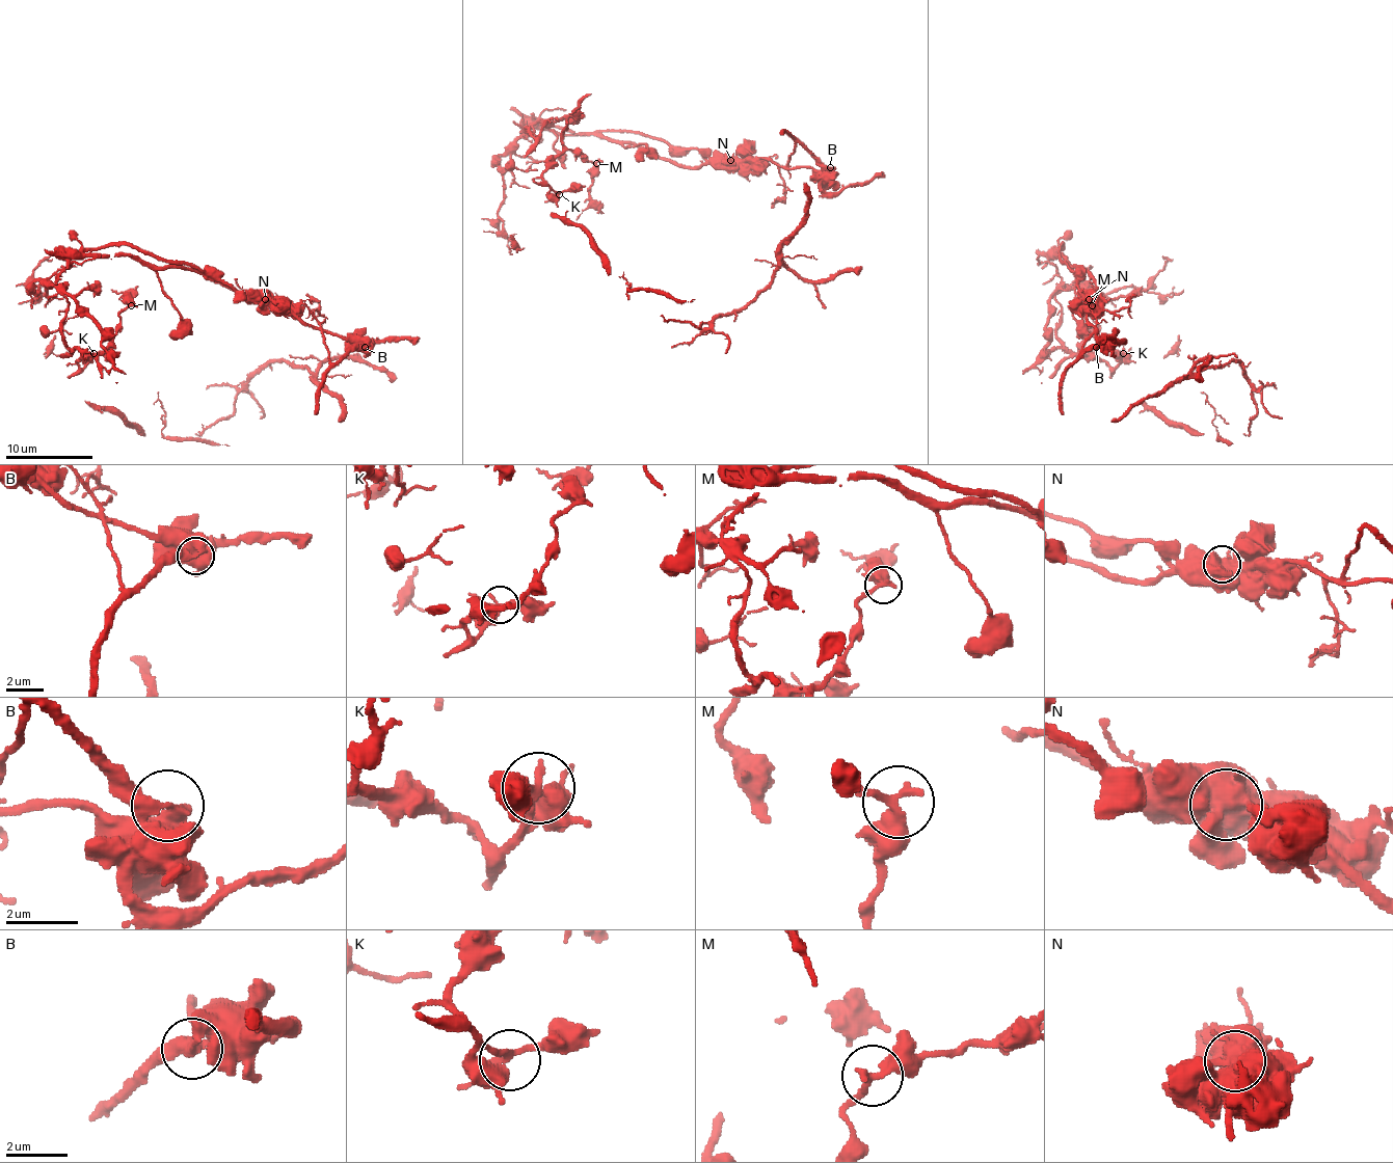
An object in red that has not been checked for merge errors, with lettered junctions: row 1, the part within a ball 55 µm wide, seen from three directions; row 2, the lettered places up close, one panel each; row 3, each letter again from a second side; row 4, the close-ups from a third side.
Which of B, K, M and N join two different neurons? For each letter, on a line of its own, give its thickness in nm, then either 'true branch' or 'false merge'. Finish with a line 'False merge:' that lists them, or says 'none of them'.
B: 400 nm thick; false merge
K: 320 nm thick; true branch
M: 360 nm thick; true branch
N: 900 nm thick; false merge
False merge: B, N

